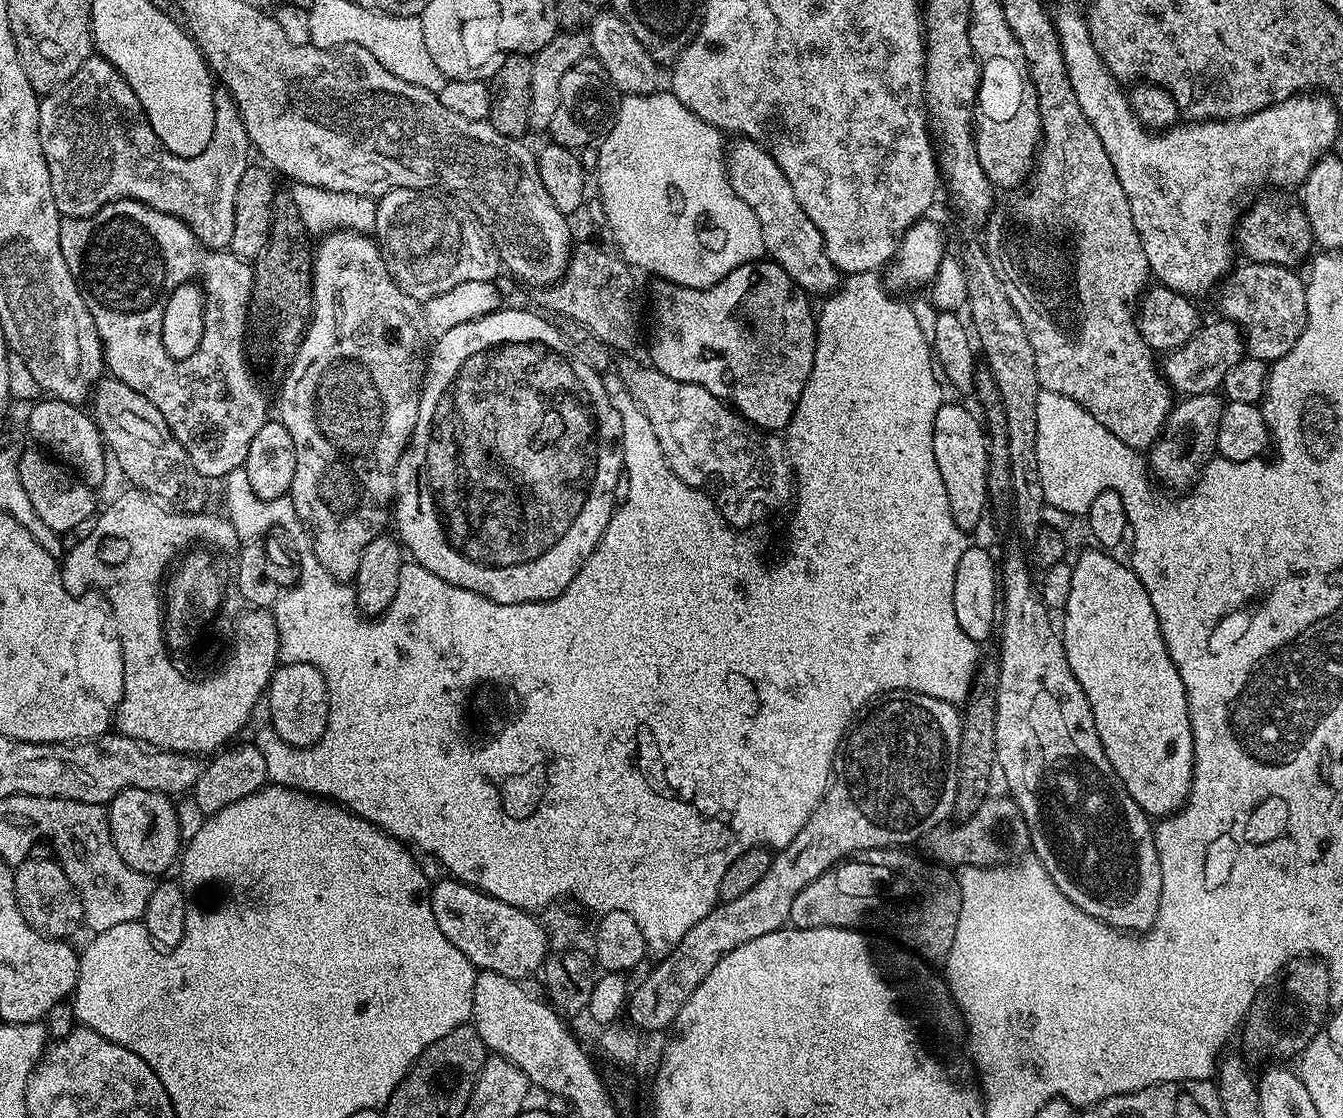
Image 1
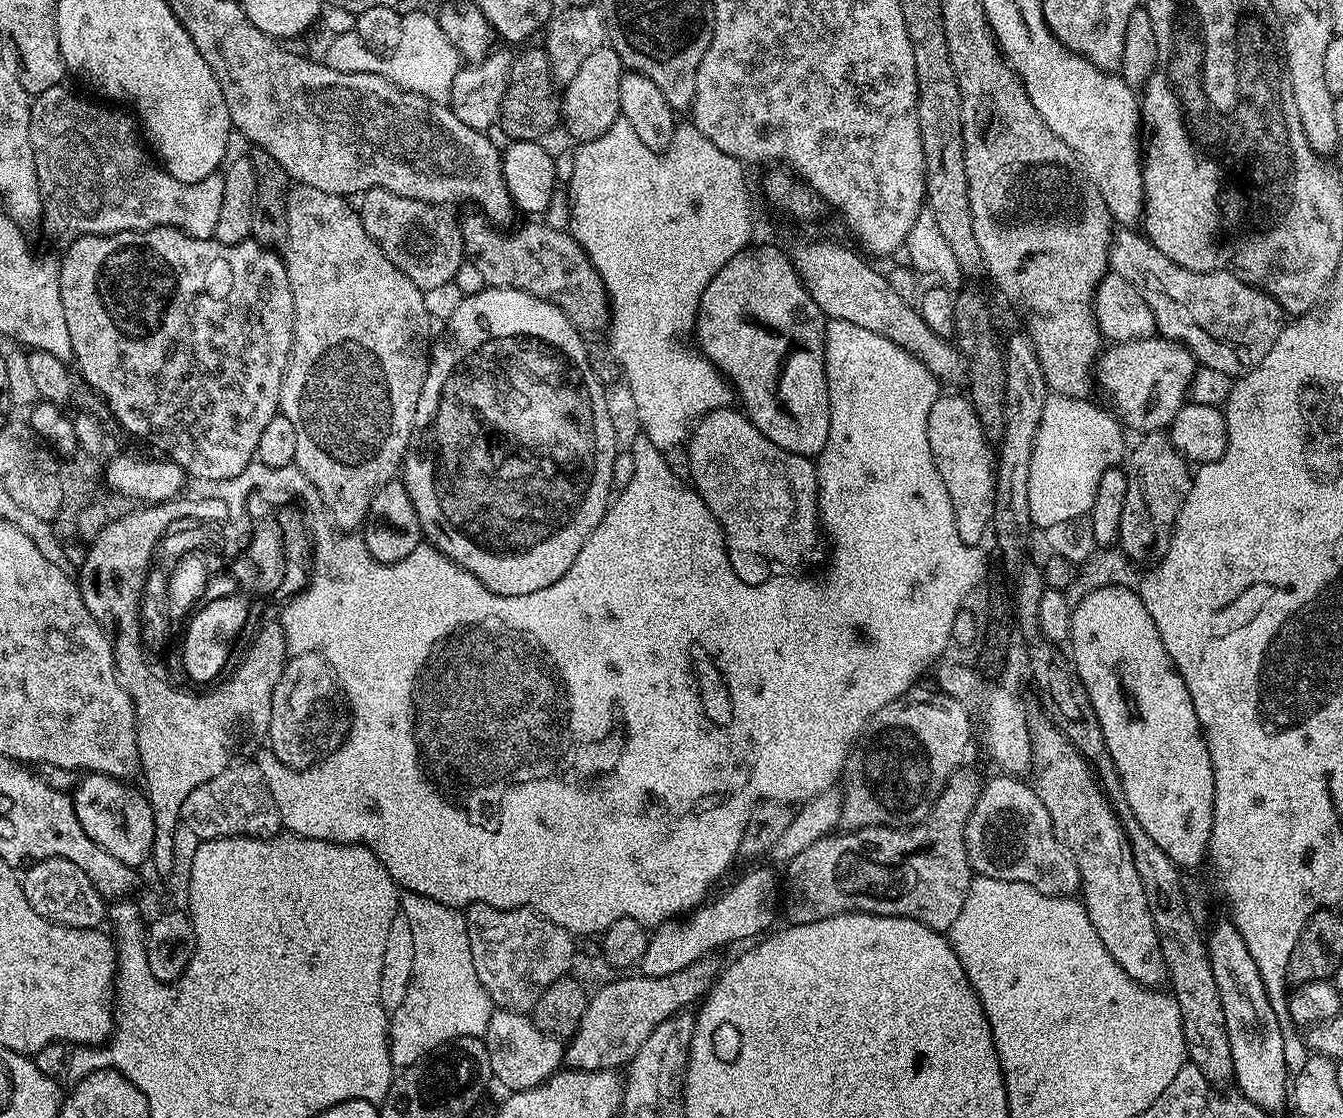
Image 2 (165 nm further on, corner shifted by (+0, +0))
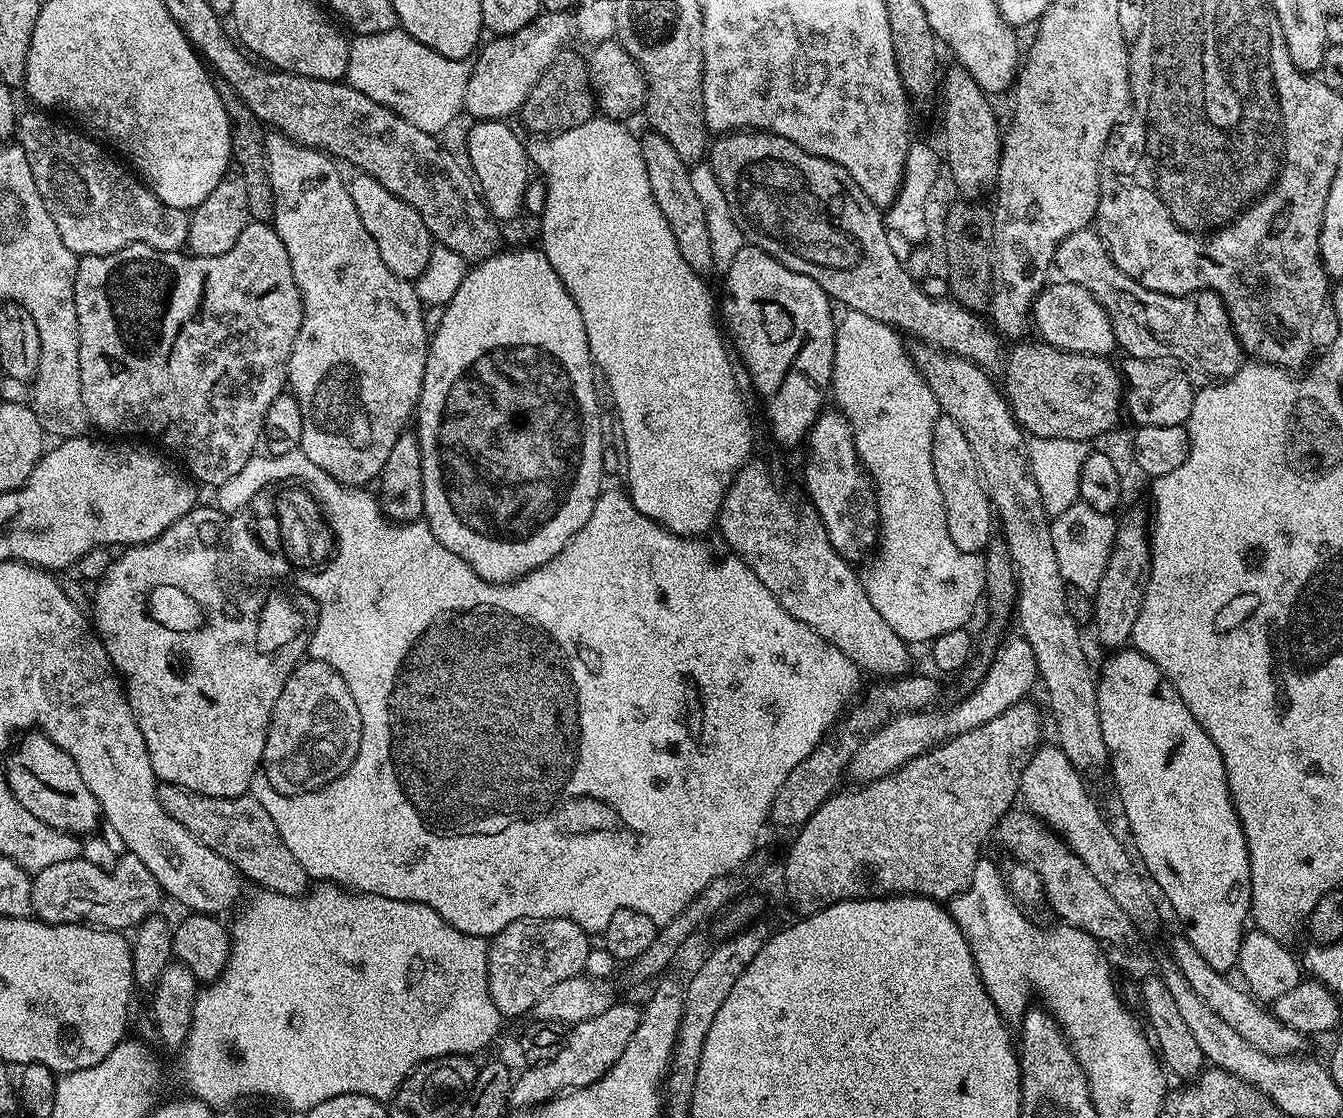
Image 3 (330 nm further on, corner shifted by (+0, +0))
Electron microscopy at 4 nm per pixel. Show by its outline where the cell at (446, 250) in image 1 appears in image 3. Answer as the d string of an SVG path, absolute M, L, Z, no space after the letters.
M356 174L348 184L350 198L354 198L354 206L358 210L358 218L362 218L362 226L366 226L366 234L374 238L378 246L378 254L382 254L382 262L394 270L399 280L411 280L415 282L426 270L426 262L430 262L430 254L434 247L432 232L422 222L418 210L402 198L398 198L382 186L373 176Z

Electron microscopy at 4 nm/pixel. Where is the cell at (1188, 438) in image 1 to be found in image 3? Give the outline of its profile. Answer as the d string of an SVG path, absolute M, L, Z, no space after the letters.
M1132 512L1116 525L1116 542L1106 562L1106 570L1094 593L1094 625L1100 644L1107 650L1120 650L1131 641L1134 622L1142 610L1146 586L1152 569L1152 545L1146 516Z

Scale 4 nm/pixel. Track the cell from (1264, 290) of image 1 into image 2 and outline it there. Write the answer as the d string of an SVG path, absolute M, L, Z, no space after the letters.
M1120 226L1113 231L1112 242L1108 250L1108 267L1115 275L1126 278L1126 282L1130 282L1138 289L1139 292L1148 292L1148 296L1156 296L1156 300L1160 300L1160 316L1176 316L1176 320L1180 320L1180 336L1184 336L1180 342L1185 345L1189 352L1196 357L1197 361L1205 368L1216 368L1218 371L1224 368L1222 374L1239 378L1244 373L1249 372L1254 366L1258 366L1258 362L1262 362L1262 358L1266 358L1266 354L1270 350L1270 346L1274 346L1274 342L1278 338L1282 327L1282 309L1279 302L1274 297L1269 296L1267 292L1263 292L1260 288L1256 288L1252 284L1247 284L1245 280L1239 280L1232 272L1191 272L1182 266L1178 266L1170 258L1166 258L1153 244L1149 243L1146 236L1139 231L1133 230L1128 226Z

